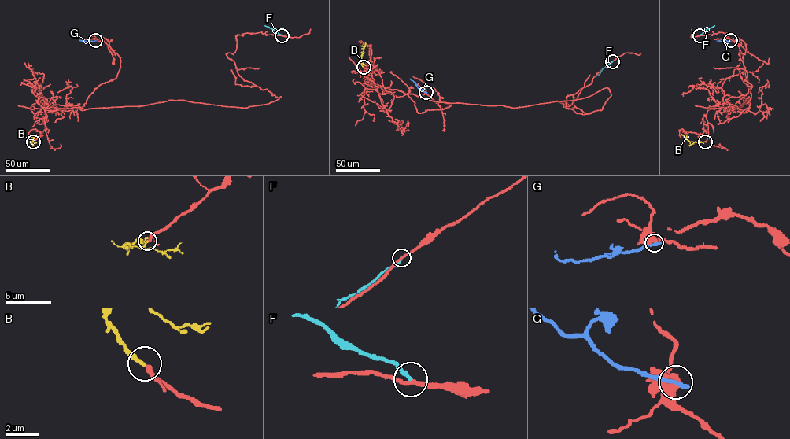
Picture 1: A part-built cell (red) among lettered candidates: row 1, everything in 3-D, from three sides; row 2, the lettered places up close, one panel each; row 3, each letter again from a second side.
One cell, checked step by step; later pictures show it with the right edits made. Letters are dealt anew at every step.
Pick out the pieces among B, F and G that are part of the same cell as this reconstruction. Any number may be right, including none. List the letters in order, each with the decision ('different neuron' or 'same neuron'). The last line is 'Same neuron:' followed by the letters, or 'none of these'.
B: same neuron
F: different neuron
G: different neuron
Same neuron: B

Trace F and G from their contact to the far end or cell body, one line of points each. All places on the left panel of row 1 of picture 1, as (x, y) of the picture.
F: (282, 35), (264, 25)
G: (95, 40), (79, 40)

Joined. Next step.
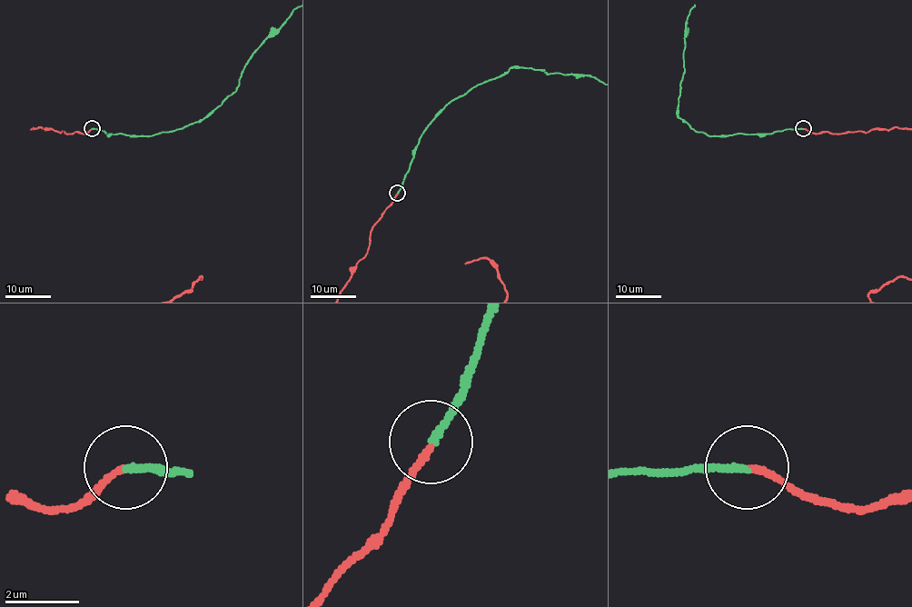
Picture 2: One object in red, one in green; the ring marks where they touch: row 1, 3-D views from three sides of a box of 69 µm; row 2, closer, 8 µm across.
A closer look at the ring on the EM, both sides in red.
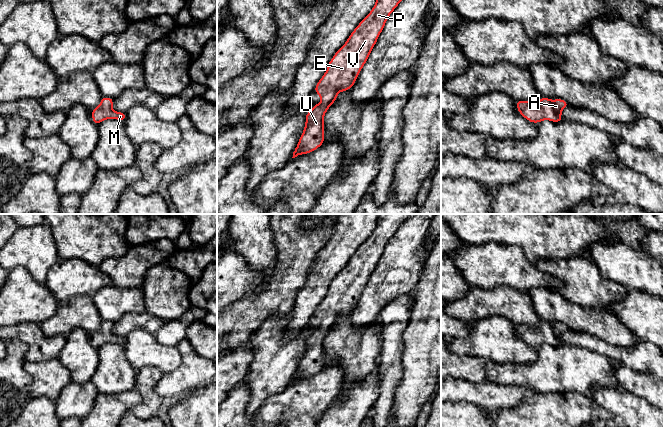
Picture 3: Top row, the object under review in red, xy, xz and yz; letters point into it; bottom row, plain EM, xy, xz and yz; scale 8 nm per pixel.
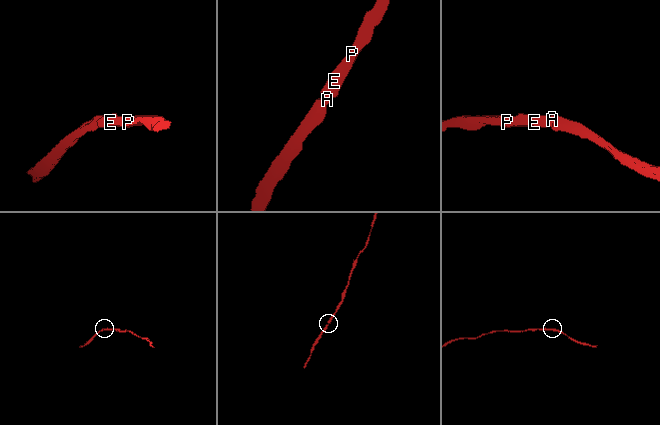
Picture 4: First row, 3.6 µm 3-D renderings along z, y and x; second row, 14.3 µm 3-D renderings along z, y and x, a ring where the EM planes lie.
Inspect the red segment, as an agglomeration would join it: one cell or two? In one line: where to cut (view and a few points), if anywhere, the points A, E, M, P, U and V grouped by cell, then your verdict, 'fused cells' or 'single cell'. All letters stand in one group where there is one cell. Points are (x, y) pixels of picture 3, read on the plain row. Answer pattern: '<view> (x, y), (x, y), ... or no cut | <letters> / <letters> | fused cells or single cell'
no cut | A E M P U V | single cell

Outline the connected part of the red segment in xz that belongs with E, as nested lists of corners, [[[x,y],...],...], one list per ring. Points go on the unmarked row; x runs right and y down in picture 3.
[[[411,214],[379,215],[373,233],[335,277],[325,298],[318,305],[314,316],[319,318],[321,326],[306,338],[305,352],[292,382],[315,375],[324,367],[326,335],[335,326],[339,316],[347,315],[355,308],[388,241],[410,216]]]

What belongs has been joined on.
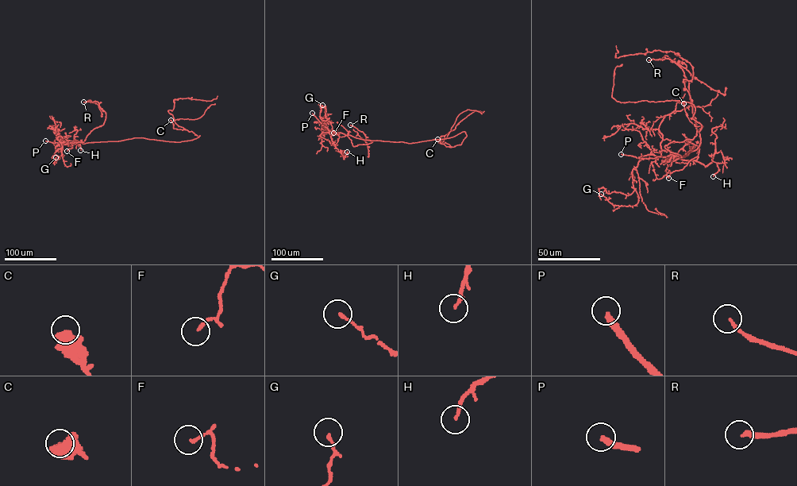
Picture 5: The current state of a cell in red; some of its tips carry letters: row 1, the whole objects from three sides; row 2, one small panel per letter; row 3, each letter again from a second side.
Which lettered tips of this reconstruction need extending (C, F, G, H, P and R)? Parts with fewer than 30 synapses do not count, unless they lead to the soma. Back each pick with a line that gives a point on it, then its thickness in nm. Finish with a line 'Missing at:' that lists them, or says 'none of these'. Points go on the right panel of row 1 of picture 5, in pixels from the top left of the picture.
P: at (621, 154); 280 nm thick
R: at (648, 59); 180 nm thick
Missing at: P, R

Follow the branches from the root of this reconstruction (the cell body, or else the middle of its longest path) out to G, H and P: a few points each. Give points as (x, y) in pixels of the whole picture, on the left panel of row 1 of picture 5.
G: (161, 140), (135, 137), (84, 144), (78, 141), (64, 144), (59, 141), (62, 154), (53, 163), (55, 157)
H: (161, 140), (135, 137), (84, 144), (78, 140), (63, 142), (71, 145), (76, 140), (80, 150)
P: (161, 140), (135, 137), (84, 144), (78, 141), (75, 144), (45, 140)

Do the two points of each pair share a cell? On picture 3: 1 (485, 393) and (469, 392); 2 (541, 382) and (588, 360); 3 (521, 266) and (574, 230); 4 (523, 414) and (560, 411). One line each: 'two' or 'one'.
1: one
2: one
3: two
4: one

